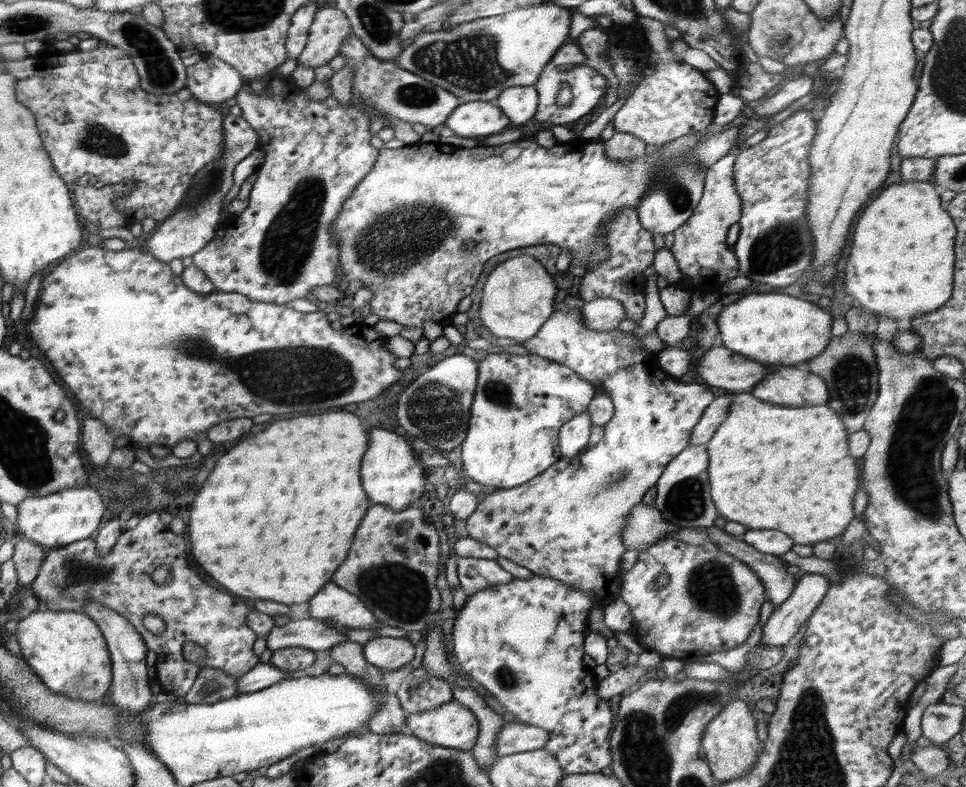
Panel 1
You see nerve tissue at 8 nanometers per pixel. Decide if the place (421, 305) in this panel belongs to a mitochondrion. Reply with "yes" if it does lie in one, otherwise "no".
no

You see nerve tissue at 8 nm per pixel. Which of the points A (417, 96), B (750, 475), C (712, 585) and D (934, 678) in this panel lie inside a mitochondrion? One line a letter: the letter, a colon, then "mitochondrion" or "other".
A: mitochondrion
B: other
C: mitochondrion
D: other

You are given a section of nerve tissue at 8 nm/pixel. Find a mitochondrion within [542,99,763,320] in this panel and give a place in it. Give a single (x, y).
(678, 193)

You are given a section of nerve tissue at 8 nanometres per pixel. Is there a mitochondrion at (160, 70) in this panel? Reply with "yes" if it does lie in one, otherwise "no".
yes

